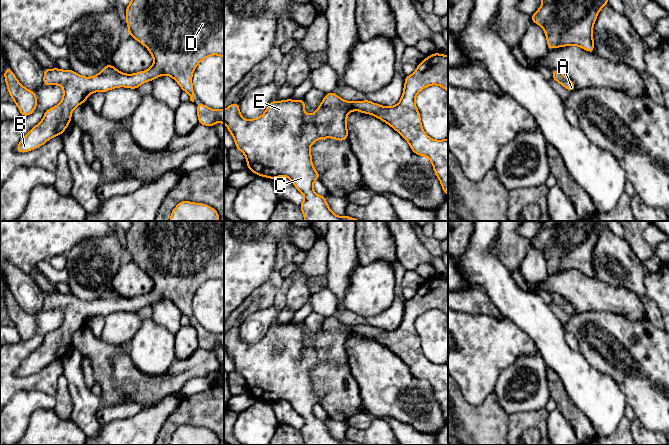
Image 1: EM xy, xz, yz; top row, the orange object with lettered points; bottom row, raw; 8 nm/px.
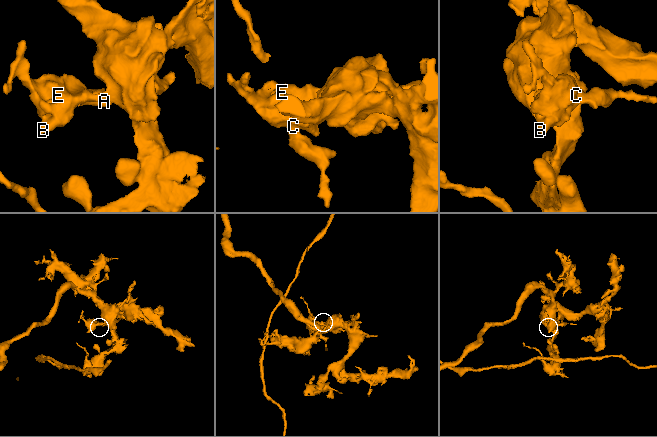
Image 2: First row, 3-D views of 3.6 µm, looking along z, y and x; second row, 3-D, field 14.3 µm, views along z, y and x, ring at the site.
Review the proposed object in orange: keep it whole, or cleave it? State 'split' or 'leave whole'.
leave whole

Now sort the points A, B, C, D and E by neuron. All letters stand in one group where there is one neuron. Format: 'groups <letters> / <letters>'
groups A B C D E

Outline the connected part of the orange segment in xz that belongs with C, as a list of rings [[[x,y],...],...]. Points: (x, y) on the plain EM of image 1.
[[[435,276],[417,289],[415,296],[405,301],[403,319],[399,327],[391,331],[370,324],[345,325],[334,316],[330,316],[325,318],[320,330],[311,339],[305,336],[304,322],[299,325],[273,324],[260,341],[251,344],[241,340],[239,328],[234,326],[224,334],[224,347],[235,364],[235,371],[245,379],[249,394],[272,404],[281,400],[288,401],[295,412],[304,419],[304,425],[299,430],[305,445],[361,445],[349,440],[335,439],[329,432],[325,420],[314,416],[313,407],[319,403],[320,398],[312,388],[310,370],[315,365],[325,362],[334,362],[337,365],[348,363],[347,340],[350,335],[371,338],[396,354],[409,367],[415,378],[429,382],[443,416],[448,419],[448,362],[435,364],[424,356],[415,328],[416,319],[430,309],[439,309],[448,316],[448,279]]]

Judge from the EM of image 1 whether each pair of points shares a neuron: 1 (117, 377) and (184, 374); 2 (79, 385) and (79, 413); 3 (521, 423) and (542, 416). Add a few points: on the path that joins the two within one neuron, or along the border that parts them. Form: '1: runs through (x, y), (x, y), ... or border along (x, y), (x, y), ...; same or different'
1: runs through (134, 383), (167, 383); same
2: runs through (79, 392), (79, 406); same
3: runs through (526, 420), (537, 418); same

